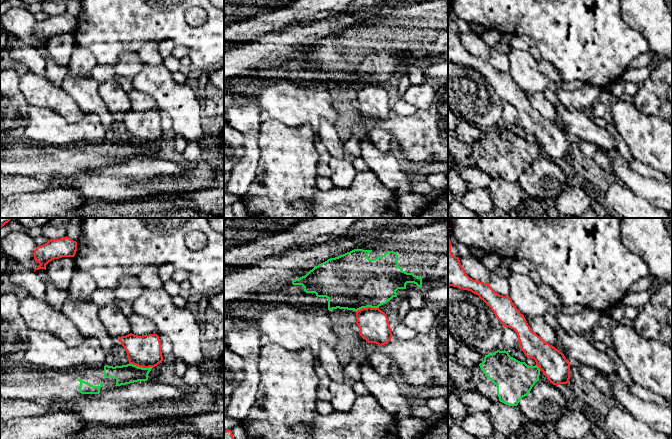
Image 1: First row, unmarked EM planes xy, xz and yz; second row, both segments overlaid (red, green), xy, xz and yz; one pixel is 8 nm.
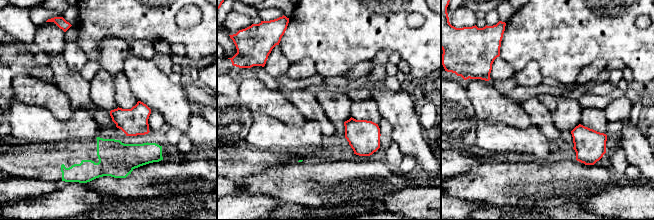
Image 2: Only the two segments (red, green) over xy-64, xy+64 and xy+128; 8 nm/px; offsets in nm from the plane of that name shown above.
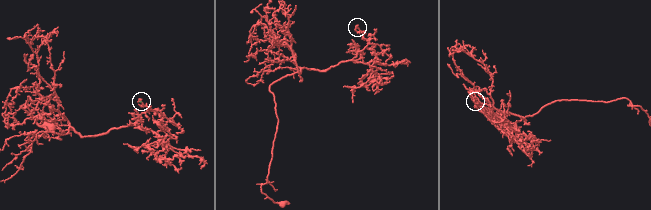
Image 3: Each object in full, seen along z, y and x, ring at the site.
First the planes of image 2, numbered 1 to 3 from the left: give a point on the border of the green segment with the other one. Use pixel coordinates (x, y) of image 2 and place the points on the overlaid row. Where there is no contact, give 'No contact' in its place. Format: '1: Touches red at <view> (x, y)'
1: No contact
2: No contact
3: No contact

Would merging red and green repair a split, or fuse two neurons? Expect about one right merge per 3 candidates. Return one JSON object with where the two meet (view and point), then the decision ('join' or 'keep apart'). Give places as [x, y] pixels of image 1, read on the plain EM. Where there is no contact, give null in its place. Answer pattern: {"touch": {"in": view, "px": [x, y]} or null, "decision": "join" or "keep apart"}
{"touch": {"in": "xy", "px": [141, 142]}, "decision": "keep apart"}

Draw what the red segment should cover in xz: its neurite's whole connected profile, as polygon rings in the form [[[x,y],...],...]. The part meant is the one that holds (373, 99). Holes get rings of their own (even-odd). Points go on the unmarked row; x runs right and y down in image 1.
[[[362,84],[356,87],[356,100],[360,112],[368,119],[379,122],[387,120],[392,114],[387,91],[379,84]]]

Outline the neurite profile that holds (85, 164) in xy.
[[[25,140],[0,141],[0,175],[15,175],[36,179],[73,176],[79,173],[97,173],[113,162],[147,157],[153,143],[142,144],[133,140],[104,143],[77,143],[67,146],[45,146]]]

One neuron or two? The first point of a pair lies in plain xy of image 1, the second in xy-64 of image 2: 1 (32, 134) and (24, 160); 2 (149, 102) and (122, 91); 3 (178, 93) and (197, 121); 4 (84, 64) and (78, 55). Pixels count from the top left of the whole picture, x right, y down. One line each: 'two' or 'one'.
1: two
2: one
3: two
4: one

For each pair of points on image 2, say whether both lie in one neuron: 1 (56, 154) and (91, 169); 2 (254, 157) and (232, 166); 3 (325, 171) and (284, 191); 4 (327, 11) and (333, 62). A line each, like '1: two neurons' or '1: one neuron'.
1: one neuron
2: one neuron
3: one neuron
4: one neuron

